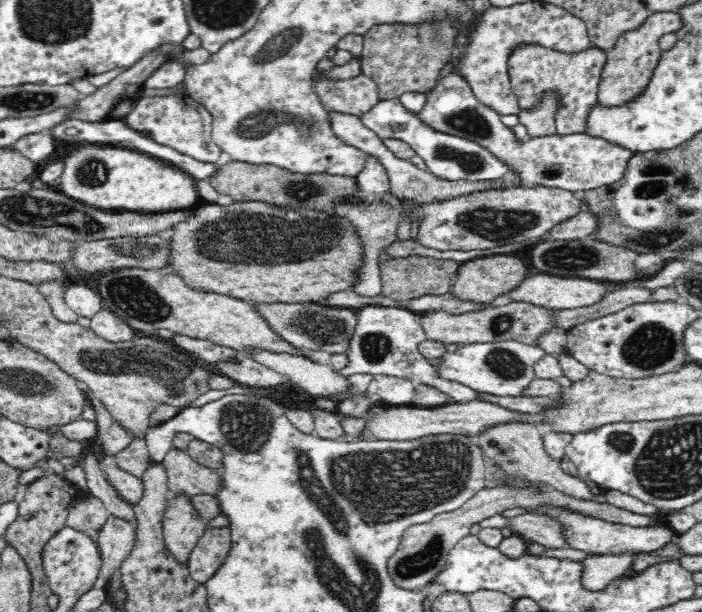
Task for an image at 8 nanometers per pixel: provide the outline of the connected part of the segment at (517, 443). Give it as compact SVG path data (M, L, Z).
M511 423L510 425L501 425L492 427L490 430L484 430L479 436L481 451L486 456L486 460L491 464L496 463L500 469L506 473L518 475L519 478L528 478L537 483L542 483L564 493L566 496L577 498L578 500L589 500L594 502L596 495L589 484L591 482L581 478L580 475L566 473L561 467L561 461L546 454L544 447L544 437L542 437L535 425L526 425L522 423Z

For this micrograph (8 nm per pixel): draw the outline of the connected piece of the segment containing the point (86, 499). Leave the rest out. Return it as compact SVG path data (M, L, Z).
M82 494L80 499L69 508L66 525L84 532L90 528L100 529L111 514L106 509L102 499L88 494Z

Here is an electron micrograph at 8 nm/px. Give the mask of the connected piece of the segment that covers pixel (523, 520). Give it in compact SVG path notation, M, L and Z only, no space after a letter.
M494 513L481 520L479 525L484 528L510 528L513 534L527 542L538 542L545 548L568 547L564 542L561 526L555 520L540 514L524 513L509 517L504 513Z

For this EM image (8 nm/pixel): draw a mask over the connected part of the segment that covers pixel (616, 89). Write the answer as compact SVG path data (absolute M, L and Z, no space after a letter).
M652 13L638 30L624 33L616 42L616 46L607 51L608 62L598 86L599 104L606 108L618 108L644 94L644 90L652 80L652 72L656 70L662 56L660 38L664 34L681 31L682 26L684 26L684 19L680 13Z

